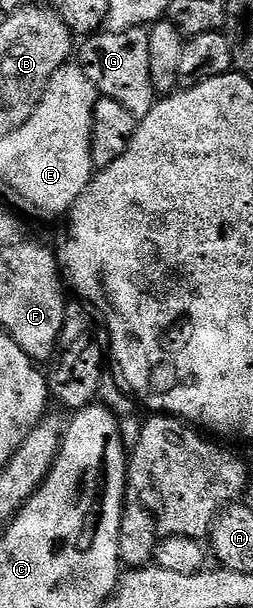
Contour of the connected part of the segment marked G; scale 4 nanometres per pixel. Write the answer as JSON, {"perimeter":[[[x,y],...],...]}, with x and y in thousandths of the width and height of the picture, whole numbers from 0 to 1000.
{"perimeter":[[[573,44],[510,46],[486,53],[431,49],[356,56],[320,67],[300,86],[300,104],[328,123],[372,141],[391,160],[455,164],[530,189],[557,194],[593,186],[617,164],[617,151],[593,135],[593,104],[585,102],[585,69],[593,61]]]}

